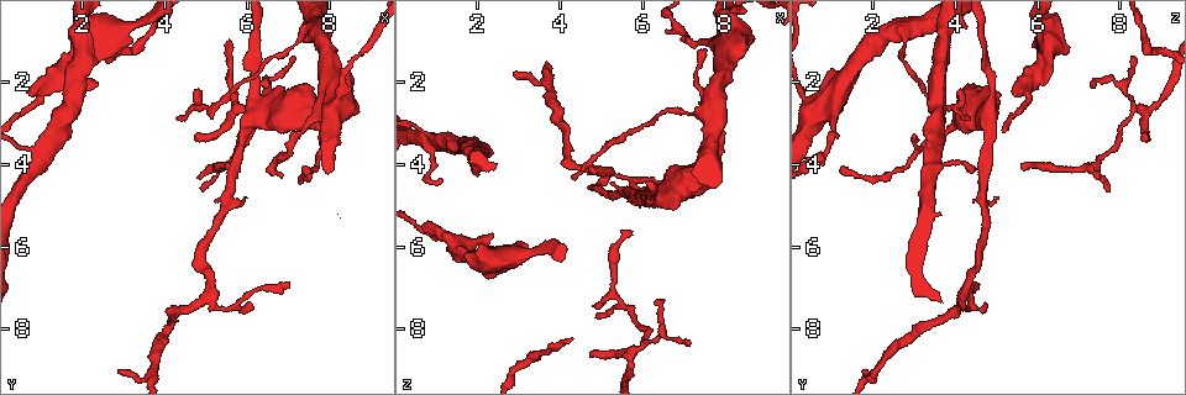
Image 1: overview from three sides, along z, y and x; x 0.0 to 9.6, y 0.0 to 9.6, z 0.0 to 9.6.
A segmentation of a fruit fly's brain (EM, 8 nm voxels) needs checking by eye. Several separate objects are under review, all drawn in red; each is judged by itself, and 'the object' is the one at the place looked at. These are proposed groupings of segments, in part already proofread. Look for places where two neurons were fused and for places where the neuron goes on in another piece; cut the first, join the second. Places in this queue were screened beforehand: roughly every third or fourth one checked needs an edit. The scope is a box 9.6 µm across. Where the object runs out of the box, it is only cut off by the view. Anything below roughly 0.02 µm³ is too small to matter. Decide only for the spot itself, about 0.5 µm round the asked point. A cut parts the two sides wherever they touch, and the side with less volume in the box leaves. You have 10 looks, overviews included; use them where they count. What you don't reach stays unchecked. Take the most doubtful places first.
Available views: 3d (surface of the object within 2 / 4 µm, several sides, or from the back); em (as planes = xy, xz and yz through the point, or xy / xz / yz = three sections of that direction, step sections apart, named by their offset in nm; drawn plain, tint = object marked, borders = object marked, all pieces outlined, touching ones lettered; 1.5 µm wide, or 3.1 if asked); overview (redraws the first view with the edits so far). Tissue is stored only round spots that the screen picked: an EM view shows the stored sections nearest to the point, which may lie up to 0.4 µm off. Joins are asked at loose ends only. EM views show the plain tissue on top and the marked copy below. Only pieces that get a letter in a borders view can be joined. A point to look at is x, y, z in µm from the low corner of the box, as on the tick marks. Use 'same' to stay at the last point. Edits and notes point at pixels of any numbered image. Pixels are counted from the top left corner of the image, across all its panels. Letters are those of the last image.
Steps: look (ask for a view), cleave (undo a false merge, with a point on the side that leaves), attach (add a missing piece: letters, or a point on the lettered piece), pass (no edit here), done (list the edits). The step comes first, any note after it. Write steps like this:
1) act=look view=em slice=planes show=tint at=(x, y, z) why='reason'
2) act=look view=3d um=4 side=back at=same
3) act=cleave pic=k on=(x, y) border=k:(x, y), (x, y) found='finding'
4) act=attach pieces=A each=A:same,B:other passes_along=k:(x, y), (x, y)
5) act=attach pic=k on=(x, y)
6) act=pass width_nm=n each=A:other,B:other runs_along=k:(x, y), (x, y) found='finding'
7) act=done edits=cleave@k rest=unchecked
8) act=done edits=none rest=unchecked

act=look view=em slice=xz step=8 show=tint at=(4.30, 2.85, 4.30) why='thin end'

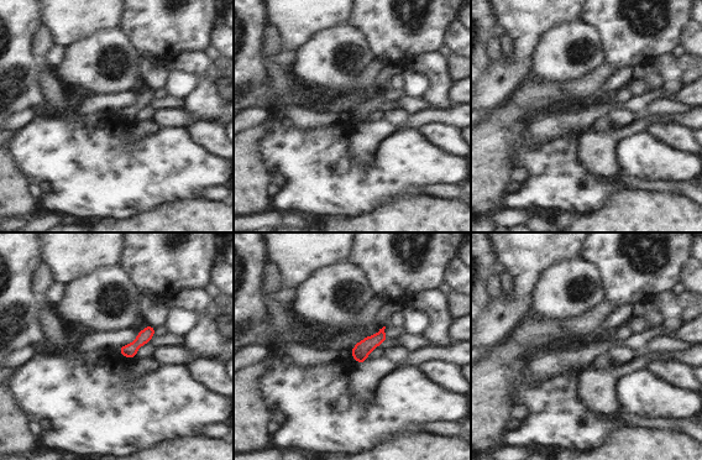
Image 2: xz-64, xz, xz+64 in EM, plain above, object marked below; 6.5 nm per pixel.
act=look view=em slice=planes show=borders at=same

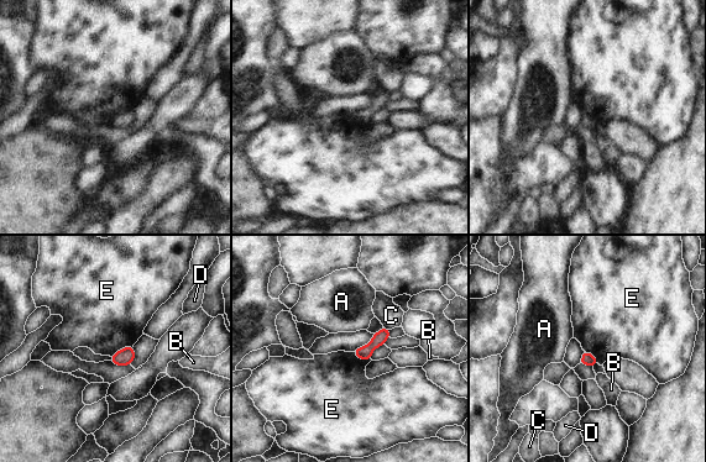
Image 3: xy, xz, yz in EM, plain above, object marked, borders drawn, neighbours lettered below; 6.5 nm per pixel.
act=pass longest_contact=E:170nm each=A:other,B:other,C:other,D:other,E:other border=3:(132, 345), (118, 350), (111, 357) found='no lettered piece goes on from it'

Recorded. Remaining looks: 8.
act=look view=3d um=2 side=back at=(6.95, 1.25, 2.65) why='sudden change in width'

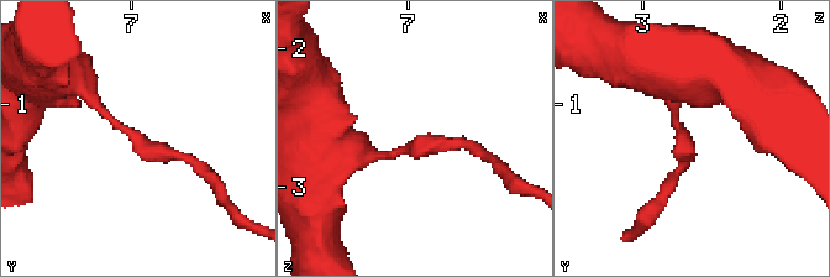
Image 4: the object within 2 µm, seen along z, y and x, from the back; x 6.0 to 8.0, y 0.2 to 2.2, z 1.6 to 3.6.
act=look view=em slice=planes show=borders at=(6.96, 1.28, 2.70) why='shape alone is not enough'

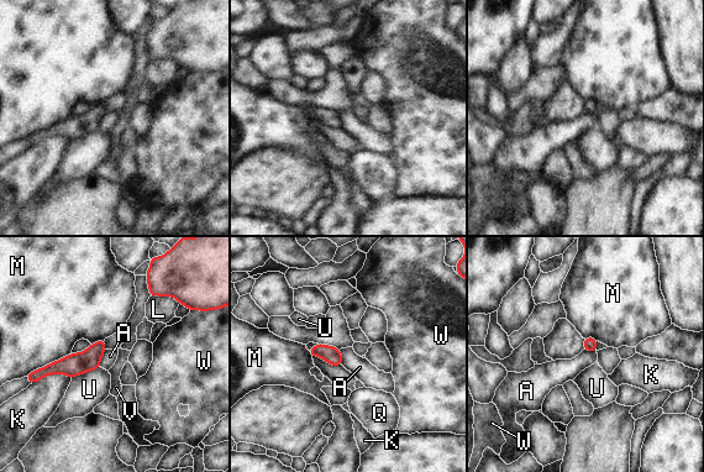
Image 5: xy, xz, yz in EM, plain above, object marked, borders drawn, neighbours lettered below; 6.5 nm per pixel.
act=pass width_nm=80 each=A:other,K:other,L:other,M:other,Q:other,U:other,V:other,W:other runs_along=5:(101, 344), (83, 362), (30, 377) found='continuous, no second neuron'

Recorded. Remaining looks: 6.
act=look view=3d um=4 at=(7.00, 6.85, 4.50) why='branch stops here'

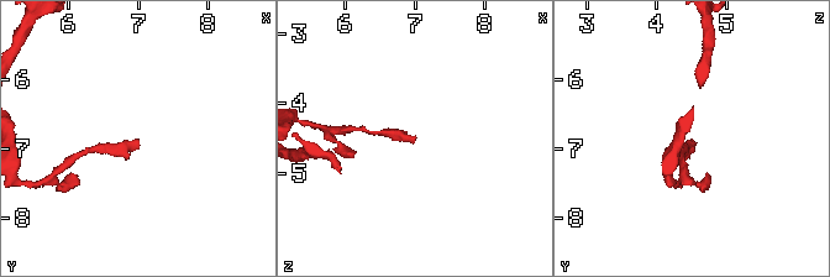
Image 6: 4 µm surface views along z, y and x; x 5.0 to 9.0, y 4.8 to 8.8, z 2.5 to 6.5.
act=look view=em slice=planes show=borders at=(7.05, 6.90, 4.50)

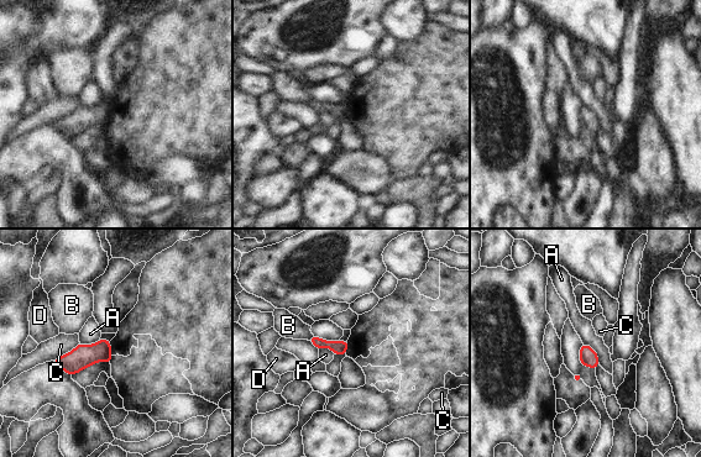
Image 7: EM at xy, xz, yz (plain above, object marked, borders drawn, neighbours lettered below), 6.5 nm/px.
act=pass each=A:other,B:other,C:other,D:other border=7:(582, 342), (596, 353), (599, 362) found='no lettered piece goes on from it'

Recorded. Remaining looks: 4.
act=look view=em slice=xz step=8 show=tint at=(7.35, 3.10, 1.05) why='calibre changes'

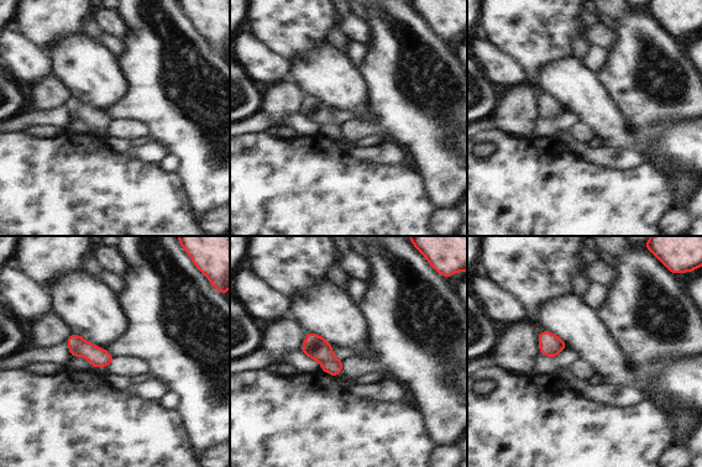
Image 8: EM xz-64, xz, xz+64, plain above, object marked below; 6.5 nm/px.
act=look view=em slice=planes show=borders at=same why='another direction'

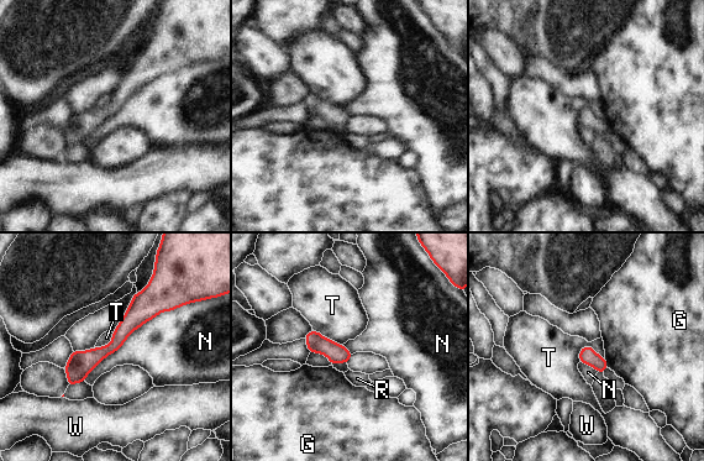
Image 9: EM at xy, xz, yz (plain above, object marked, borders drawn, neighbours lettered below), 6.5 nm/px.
act=pass each=G:other,N:other,R:other,T:other,W:other border=9:(578, 352), (590, 346), (604, 359) found='all the same neuron'

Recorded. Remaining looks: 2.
act=done edits=none rest=unchecked

